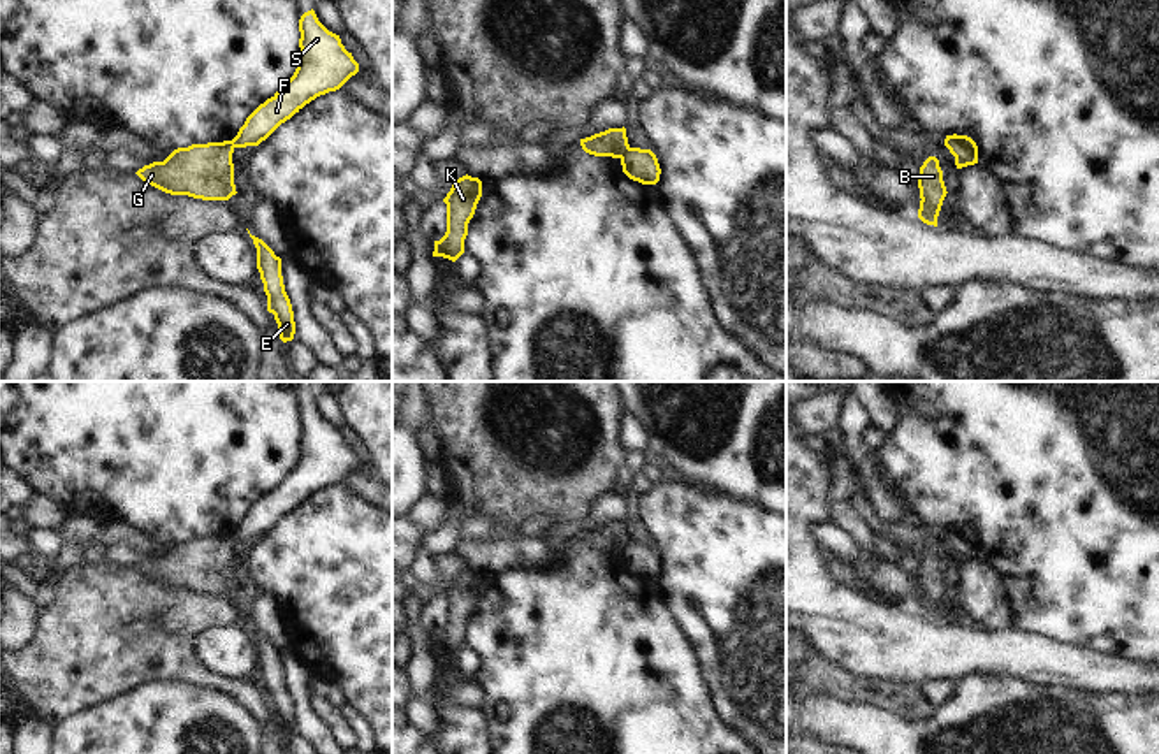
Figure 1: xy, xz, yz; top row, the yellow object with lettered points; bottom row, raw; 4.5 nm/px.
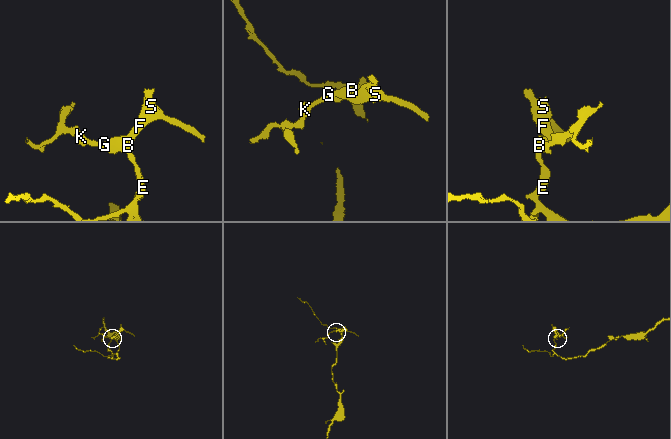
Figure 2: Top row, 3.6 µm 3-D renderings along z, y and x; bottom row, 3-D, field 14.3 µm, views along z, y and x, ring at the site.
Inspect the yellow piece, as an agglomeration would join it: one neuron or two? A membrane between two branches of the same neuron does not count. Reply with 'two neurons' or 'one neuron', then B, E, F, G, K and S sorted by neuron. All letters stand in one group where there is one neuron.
two neurons; groups B E G K / F S

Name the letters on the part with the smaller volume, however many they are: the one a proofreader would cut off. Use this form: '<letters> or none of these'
F, S

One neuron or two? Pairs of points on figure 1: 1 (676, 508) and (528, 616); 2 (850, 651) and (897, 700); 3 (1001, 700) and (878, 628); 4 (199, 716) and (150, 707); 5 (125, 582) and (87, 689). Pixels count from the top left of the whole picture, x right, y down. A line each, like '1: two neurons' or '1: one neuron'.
1: two neurons
2: two neurons
3: two neurons
4: one neuron
5: one neuron

